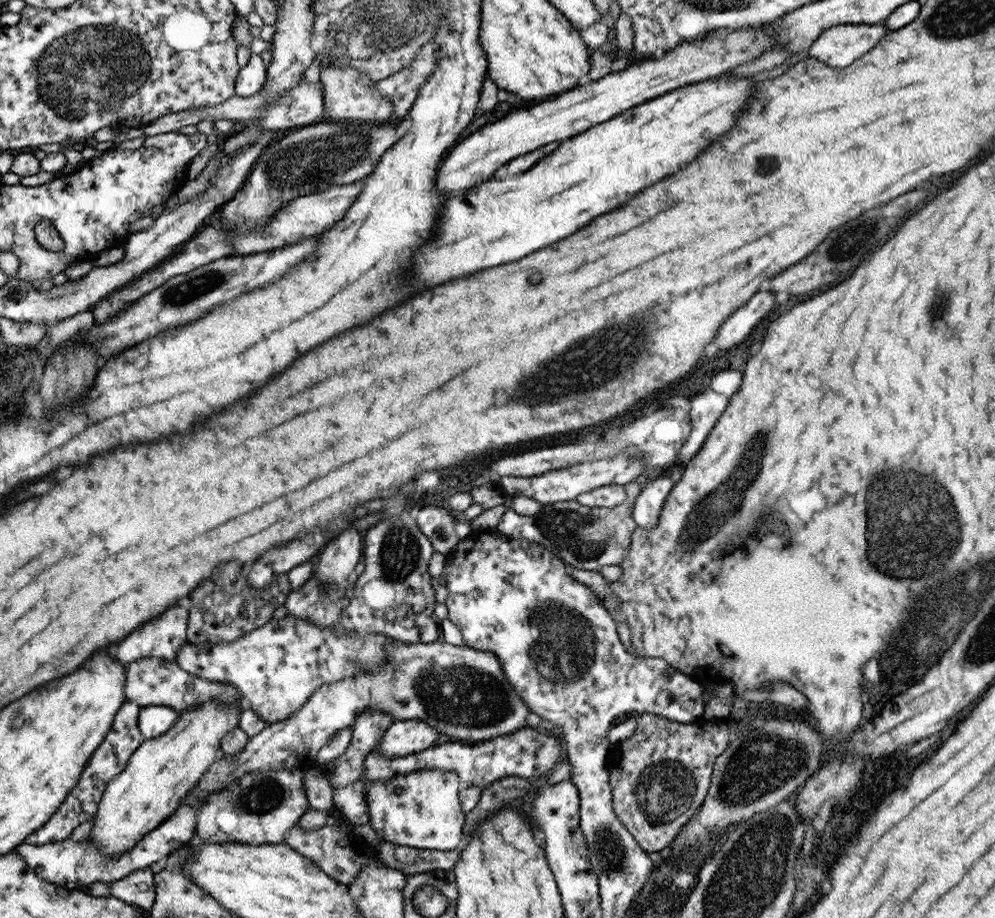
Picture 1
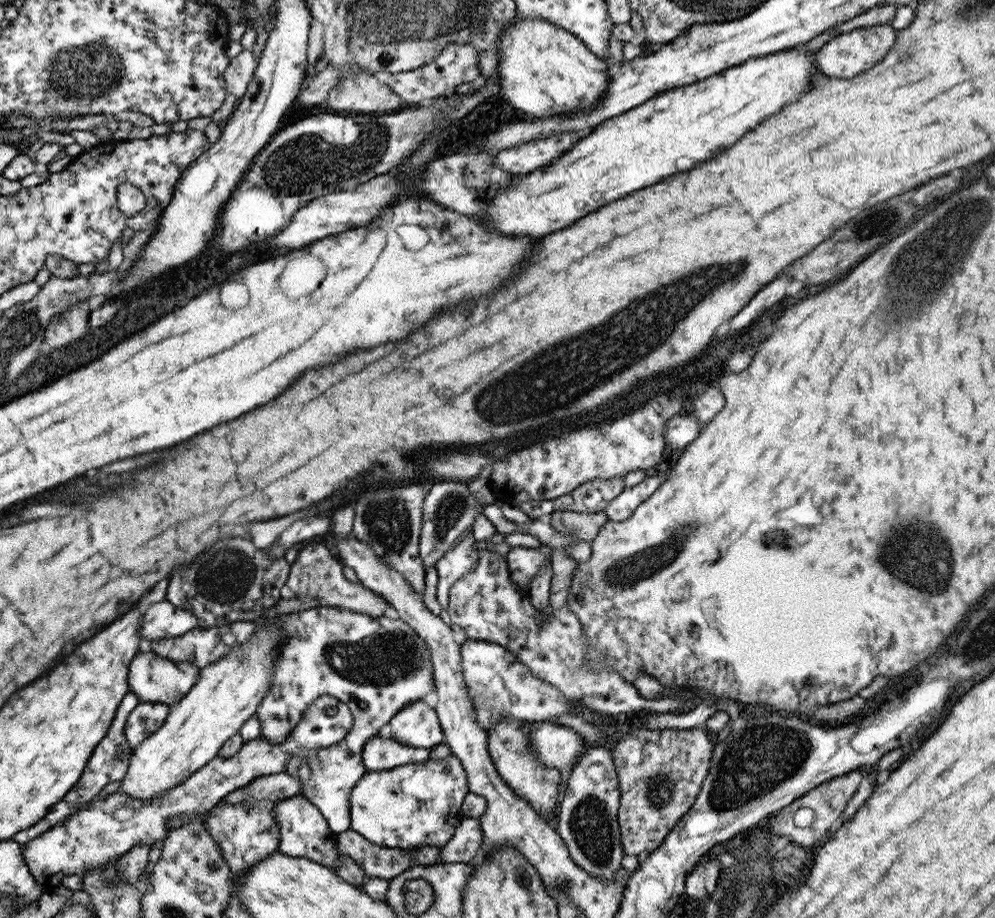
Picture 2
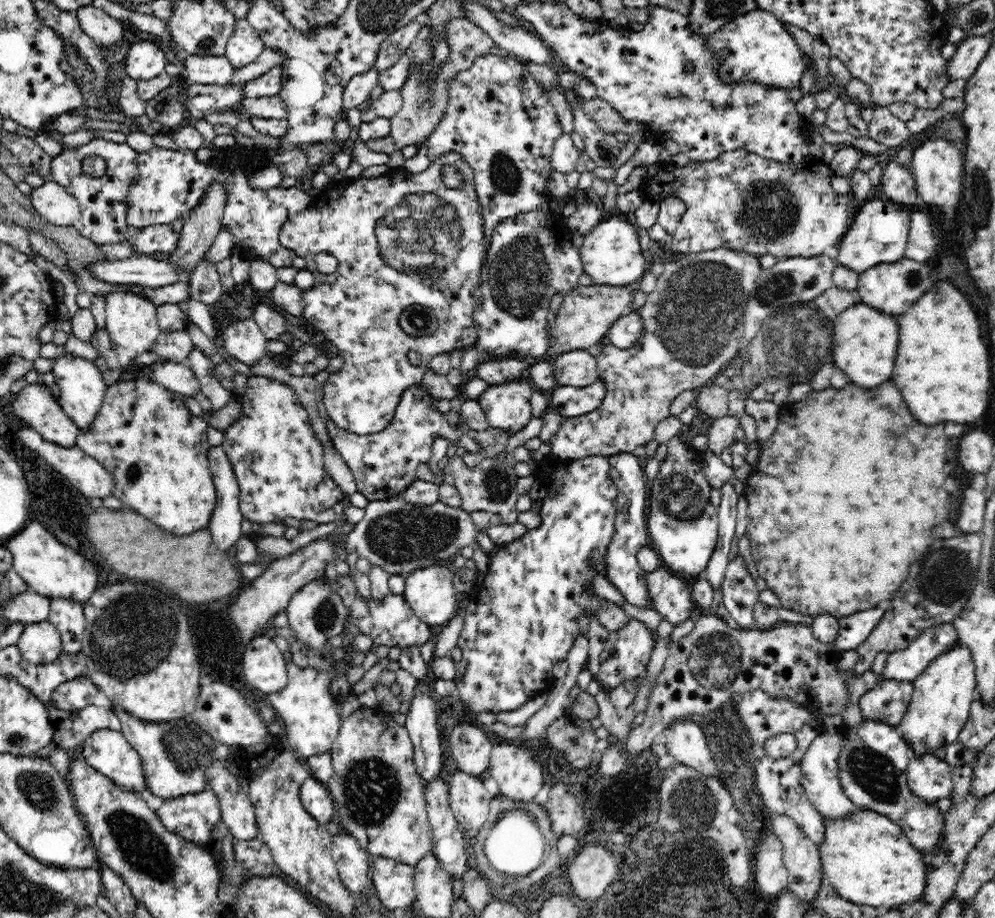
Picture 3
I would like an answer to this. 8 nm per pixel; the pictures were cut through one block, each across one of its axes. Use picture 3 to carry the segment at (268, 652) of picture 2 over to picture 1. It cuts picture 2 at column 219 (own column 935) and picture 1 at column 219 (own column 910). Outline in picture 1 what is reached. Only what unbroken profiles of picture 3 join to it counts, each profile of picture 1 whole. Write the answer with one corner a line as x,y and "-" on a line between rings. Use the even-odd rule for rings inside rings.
211,700
179,712
179,718
169,732
145,740
131,754
127,766
105,786
101,802
97,804
97,814
93,816
95,824
89,834
91,844
95,844
103,856
115,858
131,850
141,836
157,830
161,822
179,808
179,800
187,796
187,792
217,760
221,740
239,726
239,714
241,710

